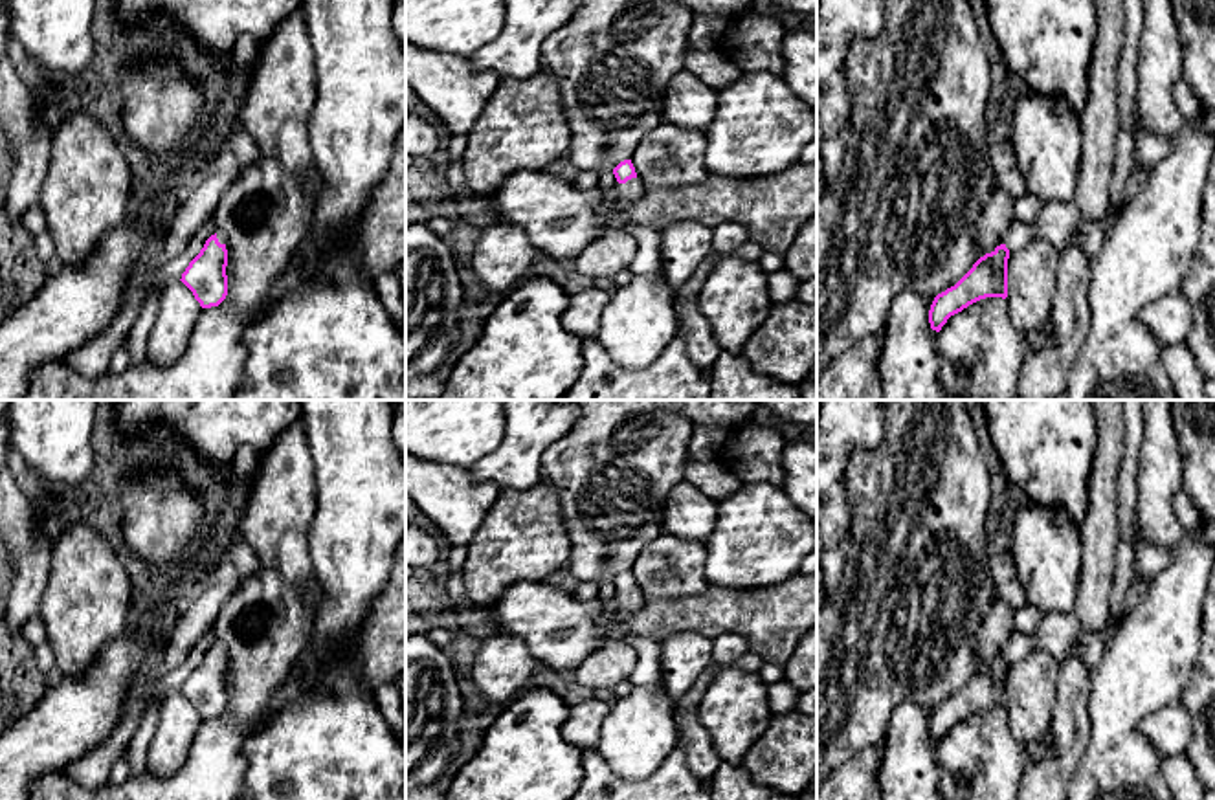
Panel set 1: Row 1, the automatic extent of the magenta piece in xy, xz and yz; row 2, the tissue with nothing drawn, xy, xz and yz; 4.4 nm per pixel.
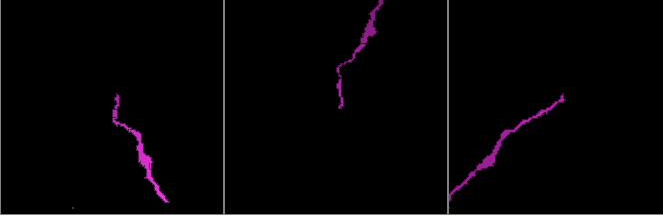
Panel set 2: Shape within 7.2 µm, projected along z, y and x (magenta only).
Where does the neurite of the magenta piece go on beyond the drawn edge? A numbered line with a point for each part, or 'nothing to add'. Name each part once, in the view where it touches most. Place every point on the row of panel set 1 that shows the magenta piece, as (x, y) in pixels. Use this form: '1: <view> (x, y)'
1: xz (632, 189)

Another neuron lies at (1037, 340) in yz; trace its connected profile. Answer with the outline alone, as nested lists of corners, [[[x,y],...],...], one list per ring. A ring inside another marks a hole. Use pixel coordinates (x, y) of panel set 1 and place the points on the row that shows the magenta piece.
[[[1052,321],[1039,330],[1024,332],[1026,343],[1033,352],[1050,347],[1055,341]]]

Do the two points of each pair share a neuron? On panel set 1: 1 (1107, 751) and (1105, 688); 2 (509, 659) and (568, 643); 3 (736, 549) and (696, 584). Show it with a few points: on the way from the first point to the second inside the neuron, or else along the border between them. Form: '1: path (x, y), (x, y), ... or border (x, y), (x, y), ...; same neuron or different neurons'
1: path (1107, 736), (1107, 703); same neuron
2: border (503, 632), (518, 637), (544, 665); different neurons
3: border (702, 542), (705, 549), (705, 578), (711, 584); different neurons

